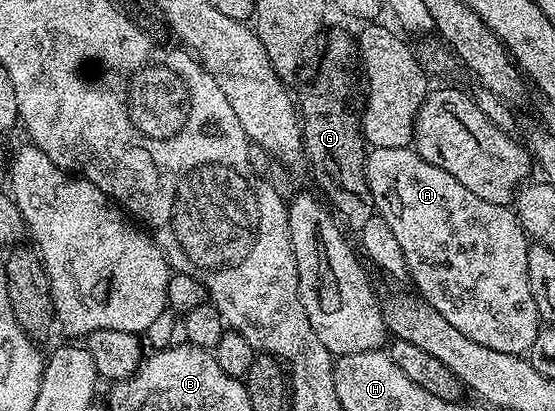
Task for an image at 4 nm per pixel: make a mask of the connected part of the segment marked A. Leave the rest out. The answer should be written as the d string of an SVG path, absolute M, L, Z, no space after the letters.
M412 146L372 148L365 156L365 184L371 189L376 214L387 221L387 229L395 233L399 249L403 249L405 270L408 278L413 278L417 285L416 294L443 313L463 337L471 337L471 341L487 345L487 349L499 349L499 353L524 356L537 336L539 316L527 273L531 240L517 220L516 210L509 205L495 205L483 201L483 197L475 197L475 193L459 185L451 173L423 161Z

